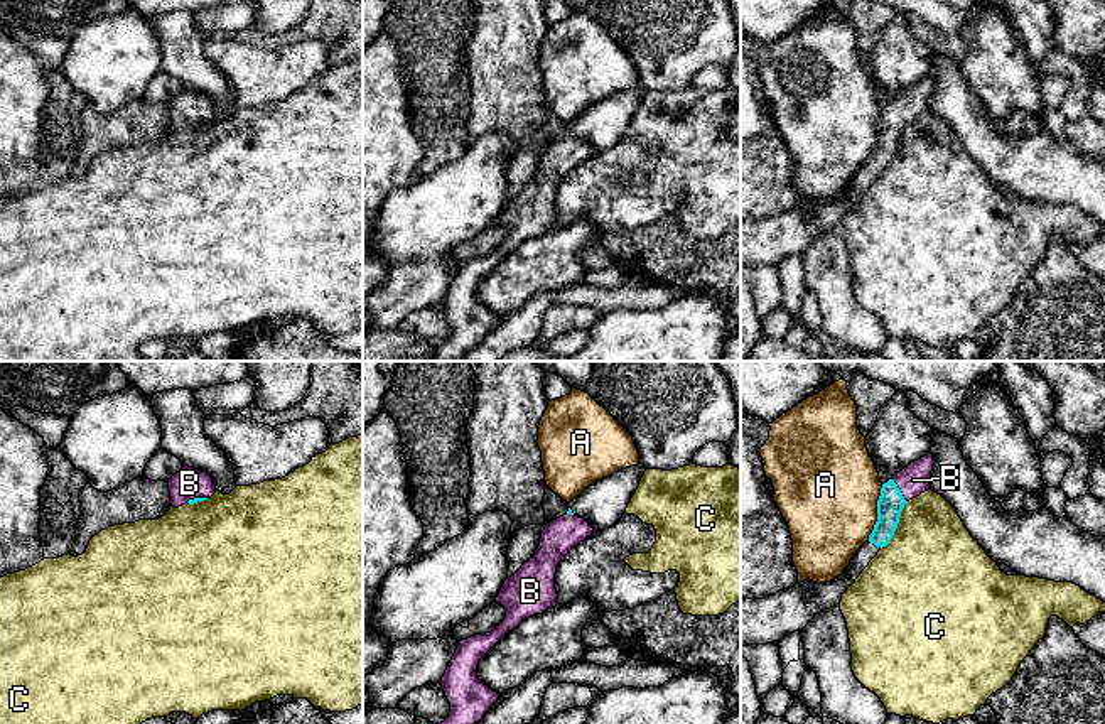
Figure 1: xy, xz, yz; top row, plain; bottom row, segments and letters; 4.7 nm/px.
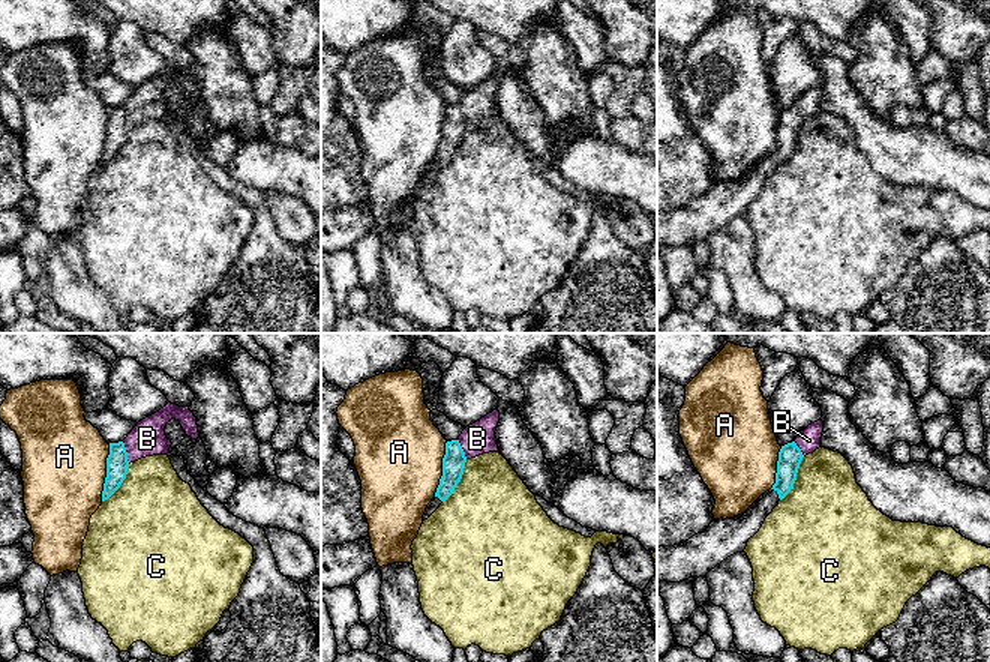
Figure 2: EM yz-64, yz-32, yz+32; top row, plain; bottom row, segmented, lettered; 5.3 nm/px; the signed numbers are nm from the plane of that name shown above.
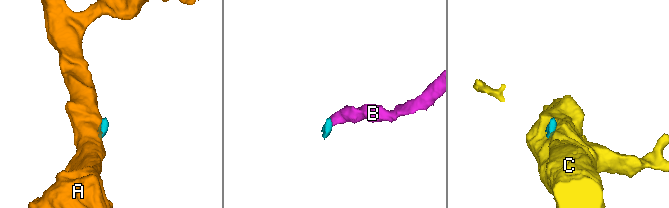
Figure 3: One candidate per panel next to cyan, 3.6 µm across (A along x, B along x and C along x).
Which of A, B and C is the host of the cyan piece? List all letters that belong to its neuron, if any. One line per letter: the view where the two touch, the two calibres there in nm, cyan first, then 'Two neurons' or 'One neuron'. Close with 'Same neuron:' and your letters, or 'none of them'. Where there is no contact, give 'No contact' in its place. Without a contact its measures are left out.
A: Touches cyan in yz. Thickness 130 nm (cyan) against 460 nm. Two neurons
B: Touches cyan in yz. Thickness 130 nm (cyan) against 140 nm. One neuron
C: Touches cyan in yz. Thickness 130 nm (cyan) against 460 nm. Two neurons
Same neuron: B

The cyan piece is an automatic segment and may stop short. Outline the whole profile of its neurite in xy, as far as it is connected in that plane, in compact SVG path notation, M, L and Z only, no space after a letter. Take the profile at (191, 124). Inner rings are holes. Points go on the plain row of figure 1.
M184 88L169 103L170 127L179 130L186 125L204 123L216 115L213 100L199 91Z

